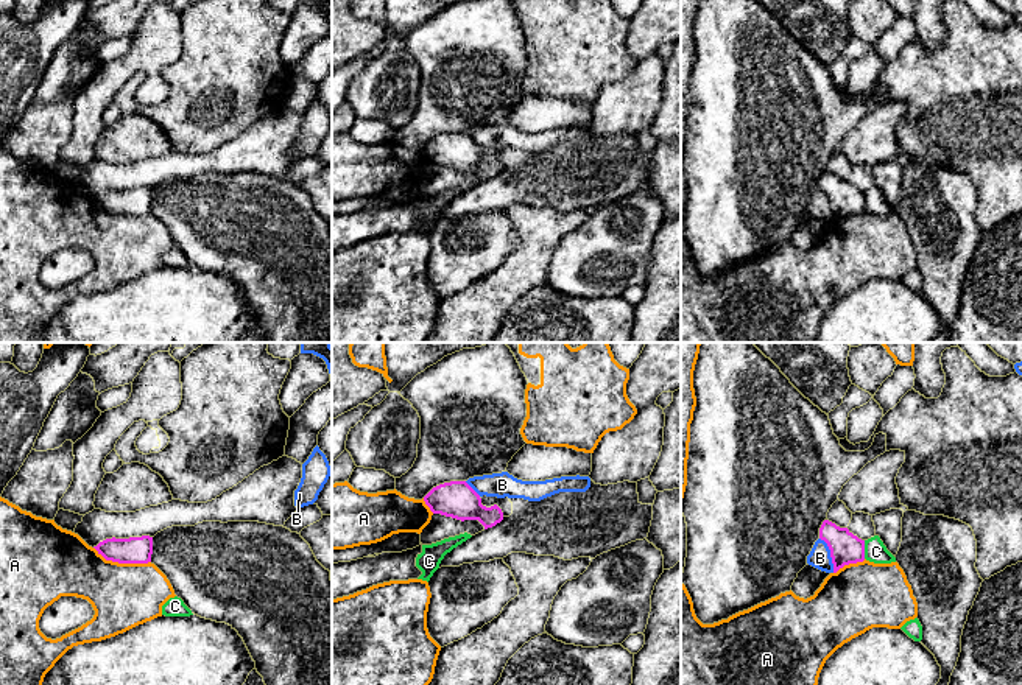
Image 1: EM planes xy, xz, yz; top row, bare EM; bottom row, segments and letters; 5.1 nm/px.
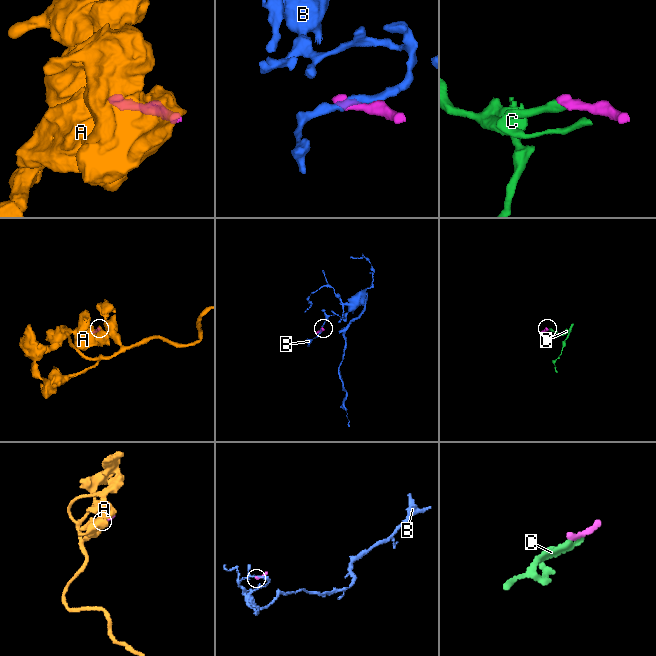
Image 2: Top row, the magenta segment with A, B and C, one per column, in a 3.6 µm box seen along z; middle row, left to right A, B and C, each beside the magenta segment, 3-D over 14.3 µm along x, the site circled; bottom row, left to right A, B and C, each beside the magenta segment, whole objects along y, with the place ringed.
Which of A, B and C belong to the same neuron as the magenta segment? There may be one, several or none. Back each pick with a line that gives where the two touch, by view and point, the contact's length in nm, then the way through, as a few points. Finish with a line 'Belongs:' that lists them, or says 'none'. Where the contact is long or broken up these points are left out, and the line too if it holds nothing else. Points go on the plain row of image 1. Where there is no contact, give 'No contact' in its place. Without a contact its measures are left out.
Belongs: none

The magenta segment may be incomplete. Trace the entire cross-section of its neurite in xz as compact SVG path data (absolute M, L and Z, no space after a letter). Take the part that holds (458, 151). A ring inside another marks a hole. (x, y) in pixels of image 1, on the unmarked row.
M450 132L433 139L425 148L425 156L433 165L456 171L478 171L485 181L503 171L502 160L481 156L480 146L466 132Z

